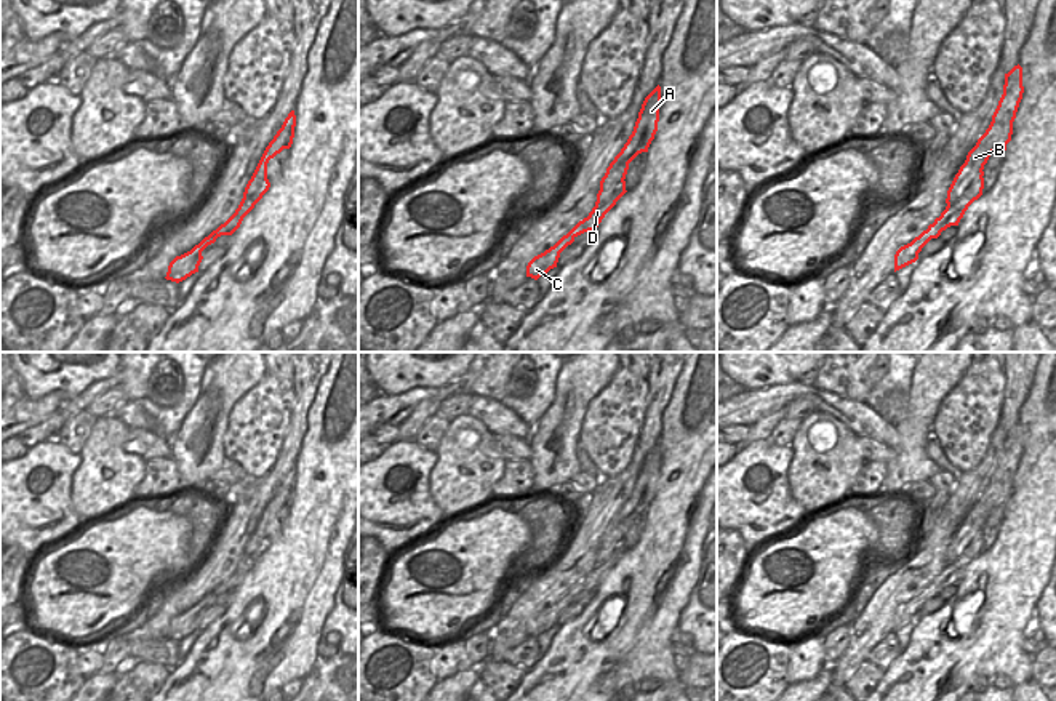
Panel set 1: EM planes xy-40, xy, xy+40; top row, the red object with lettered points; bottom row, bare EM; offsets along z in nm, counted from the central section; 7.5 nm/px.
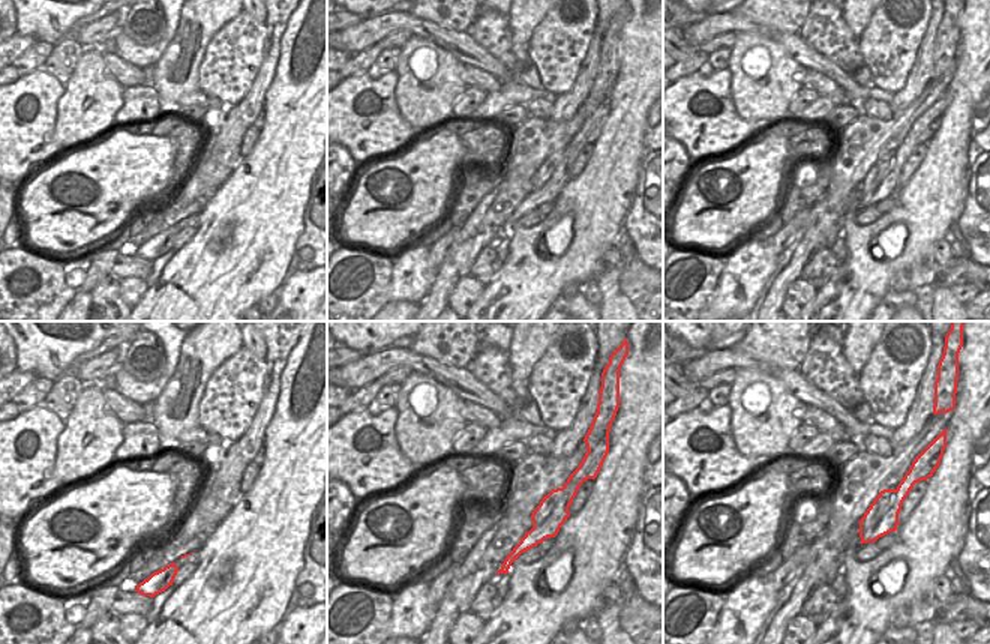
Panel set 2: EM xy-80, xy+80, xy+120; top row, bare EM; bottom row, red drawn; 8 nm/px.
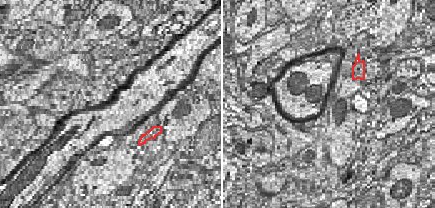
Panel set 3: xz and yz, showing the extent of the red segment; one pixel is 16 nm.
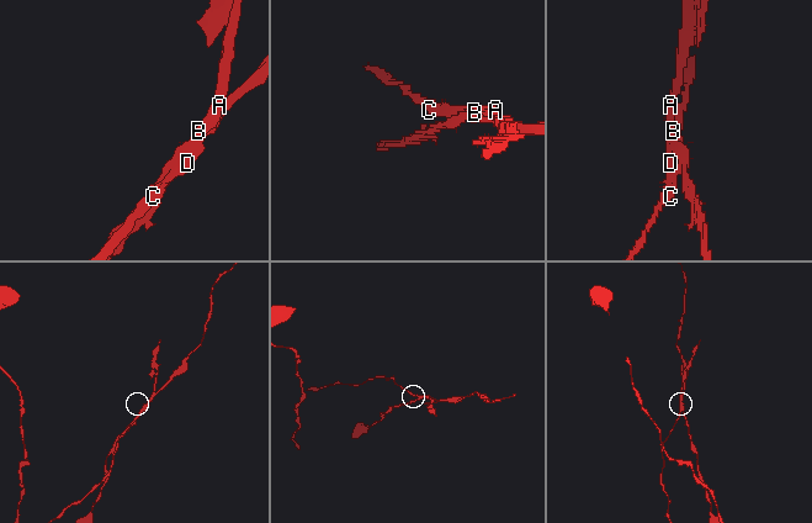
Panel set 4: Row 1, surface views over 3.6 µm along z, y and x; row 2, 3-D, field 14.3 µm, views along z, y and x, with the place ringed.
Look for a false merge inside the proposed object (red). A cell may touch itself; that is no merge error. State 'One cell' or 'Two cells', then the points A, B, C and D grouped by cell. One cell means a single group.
Two cells. Groups: A B / C D.

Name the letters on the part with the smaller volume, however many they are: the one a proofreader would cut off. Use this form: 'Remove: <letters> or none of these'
Remove: C, D

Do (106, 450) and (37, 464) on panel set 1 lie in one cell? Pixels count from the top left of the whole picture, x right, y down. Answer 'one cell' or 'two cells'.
two cells

